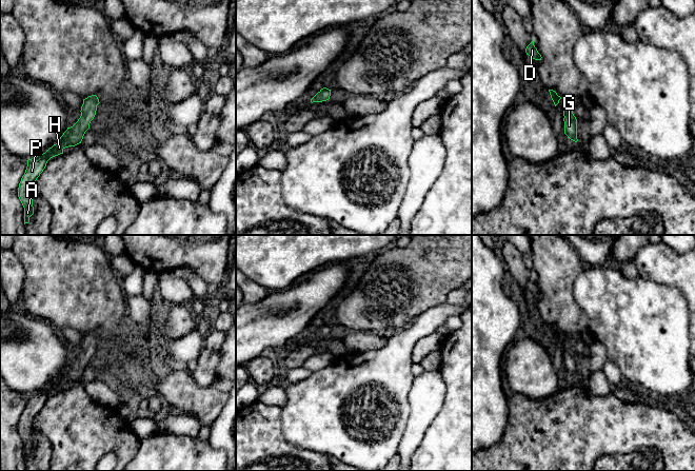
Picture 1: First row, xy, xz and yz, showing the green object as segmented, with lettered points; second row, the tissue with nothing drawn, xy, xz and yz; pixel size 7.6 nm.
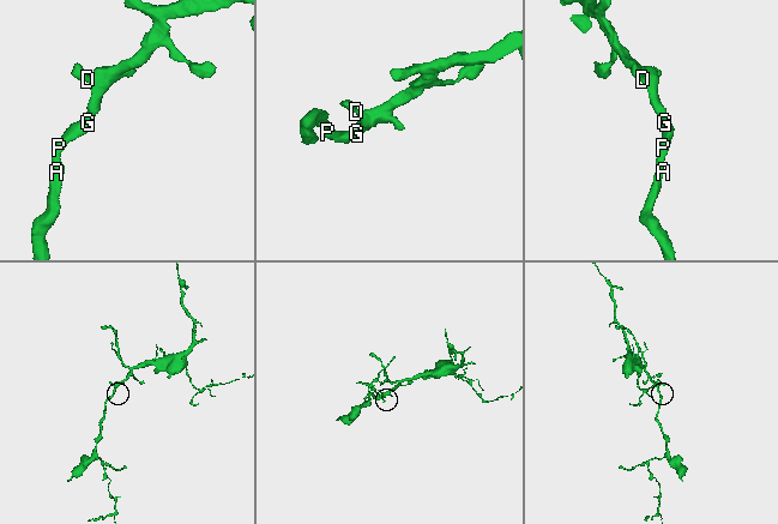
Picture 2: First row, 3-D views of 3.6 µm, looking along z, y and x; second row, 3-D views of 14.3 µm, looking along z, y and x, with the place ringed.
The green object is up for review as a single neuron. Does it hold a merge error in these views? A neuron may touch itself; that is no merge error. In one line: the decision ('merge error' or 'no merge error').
no merge error

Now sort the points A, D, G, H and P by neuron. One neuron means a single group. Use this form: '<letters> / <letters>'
A D G H P

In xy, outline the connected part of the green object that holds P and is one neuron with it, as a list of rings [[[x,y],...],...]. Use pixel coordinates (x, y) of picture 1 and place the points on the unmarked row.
[[[96,331],[83,335],[81,352],[78,357],[63,369],[59,377],[49,384],[45,389],[27,396],[27,403],[21,414],[18,424],[18,433],[24,444],[24,460],[29,458],[29,453],[34,450],[33,429],[34,420],[46,403],[47,397],[60,390],[68,382],[81,379],[85,368],[90,365],[90,359],[94,355],[99,340]]]

